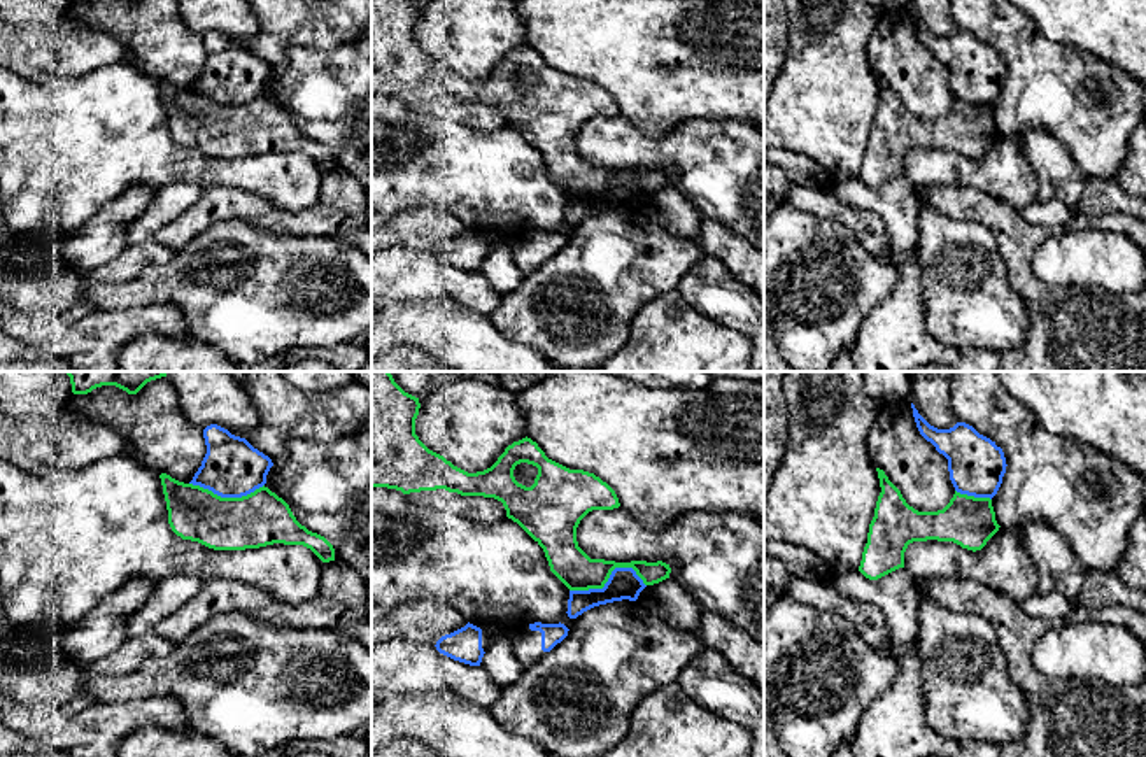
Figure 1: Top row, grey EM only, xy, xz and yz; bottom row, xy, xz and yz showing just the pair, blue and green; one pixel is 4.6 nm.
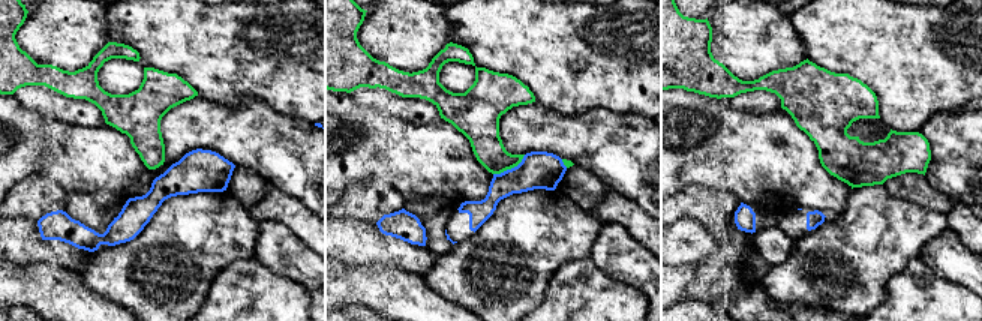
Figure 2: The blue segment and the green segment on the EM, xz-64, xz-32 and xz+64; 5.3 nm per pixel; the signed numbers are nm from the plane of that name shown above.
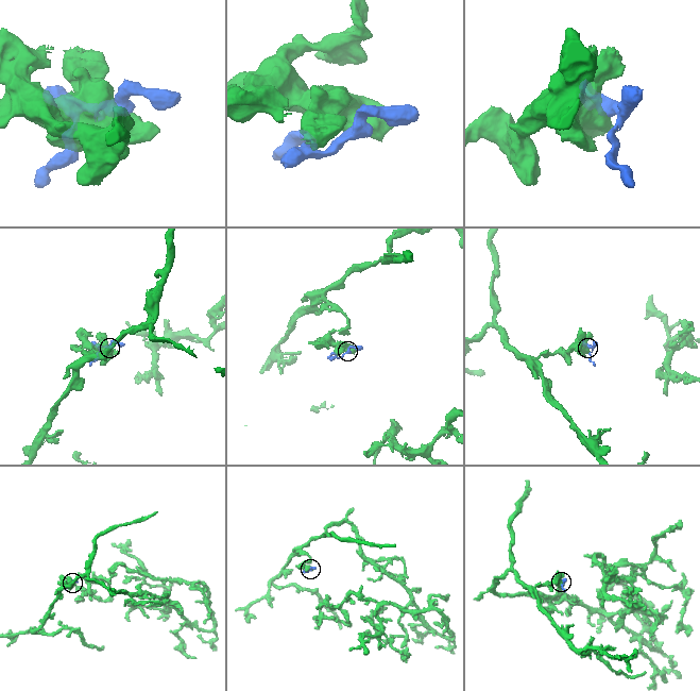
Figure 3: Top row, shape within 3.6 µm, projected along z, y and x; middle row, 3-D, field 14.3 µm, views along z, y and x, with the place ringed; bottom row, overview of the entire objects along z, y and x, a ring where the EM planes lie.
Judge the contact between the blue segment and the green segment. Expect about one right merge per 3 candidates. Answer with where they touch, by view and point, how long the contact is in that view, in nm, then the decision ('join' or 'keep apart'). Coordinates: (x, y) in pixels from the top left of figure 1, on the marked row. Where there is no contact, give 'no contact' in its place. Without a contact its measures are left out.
contact xz (608, 579); length 360 nm; keep apart

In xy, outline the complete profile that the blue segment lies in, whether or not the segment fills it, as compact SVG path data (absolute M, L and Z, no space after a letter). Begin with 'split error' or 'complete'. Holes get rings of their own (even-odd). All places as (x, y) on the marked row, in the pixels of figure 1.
complete; M210 424L203 429L207 454L189 484L221 498L242 498L266 484L272 459L245 438Z

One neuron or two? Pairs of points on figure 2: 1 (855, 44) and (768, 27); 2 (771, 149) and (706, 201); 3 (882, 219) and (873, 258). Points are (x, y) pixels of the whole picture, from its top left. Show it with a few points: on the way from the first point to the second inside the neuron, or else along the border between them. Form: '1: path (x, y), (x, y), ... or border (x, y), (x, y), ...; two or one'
1: border (787, 17), (807, 57); two
2: border (687, 188), (697, 185), (720, 186), (741, 201); two
3: path (877, 228), (873, 249); one

